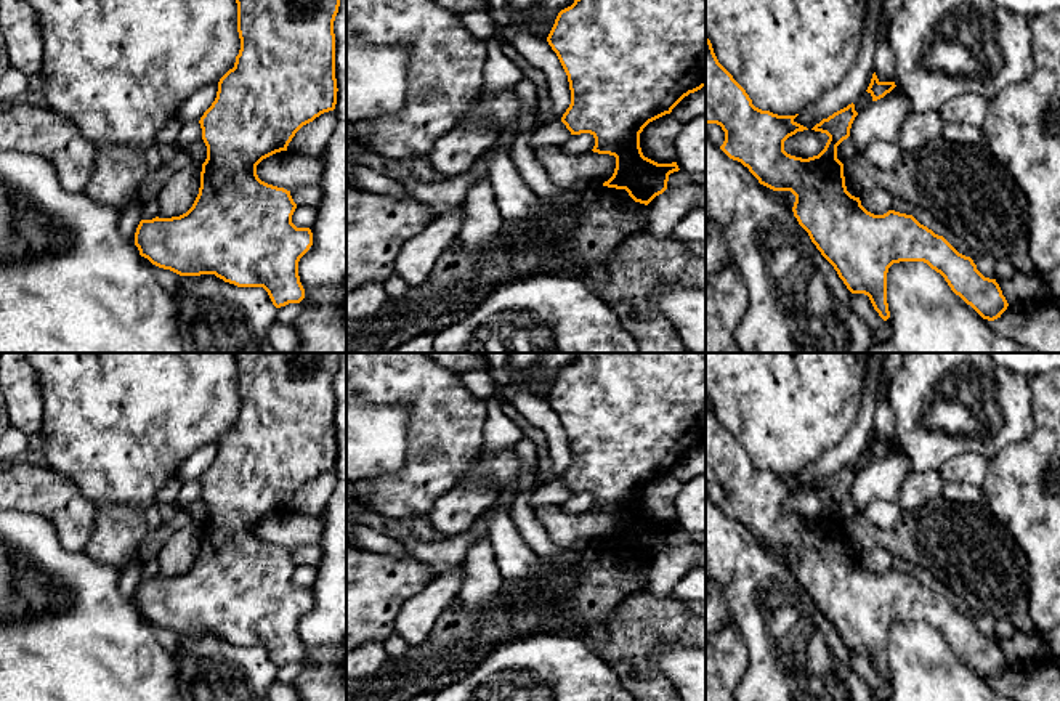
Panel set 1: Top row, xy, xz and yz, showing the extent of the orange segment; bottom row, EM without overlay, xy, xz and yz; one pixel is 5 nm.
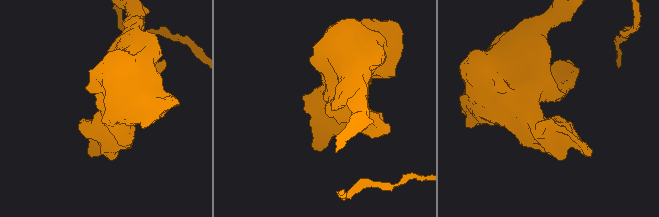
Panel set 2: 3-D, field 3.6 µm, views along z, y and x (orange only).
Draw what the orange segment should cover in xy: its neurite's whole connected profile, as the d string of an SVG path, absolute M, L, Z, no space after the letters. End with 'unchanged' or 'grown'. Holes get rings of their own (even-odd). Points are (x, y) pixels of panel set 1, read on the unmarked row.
M236 353L236 363L241 409L234 427L220 438L215 460L199 480L207 505L199 553L192 566L180 576L141 579L135 605L152 624L180 635L215 634L237 646L263 646L273 664L281 667L305 658L298 621L313 605L313 592L292 582L297 563L290 550L261 541L257 525L276 512L287 510L303 484L335 468L338 448L334 380L340 353Z; unchanged

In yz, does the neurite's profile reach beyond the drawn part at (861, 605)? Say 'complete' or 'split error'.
complete

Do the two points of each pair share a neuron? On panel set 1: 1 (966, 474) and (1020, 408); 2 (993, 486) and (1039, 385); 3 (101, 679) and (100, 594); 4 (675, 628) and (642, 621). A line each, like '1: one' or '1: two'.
1: two
2: one
3: one
4: one

